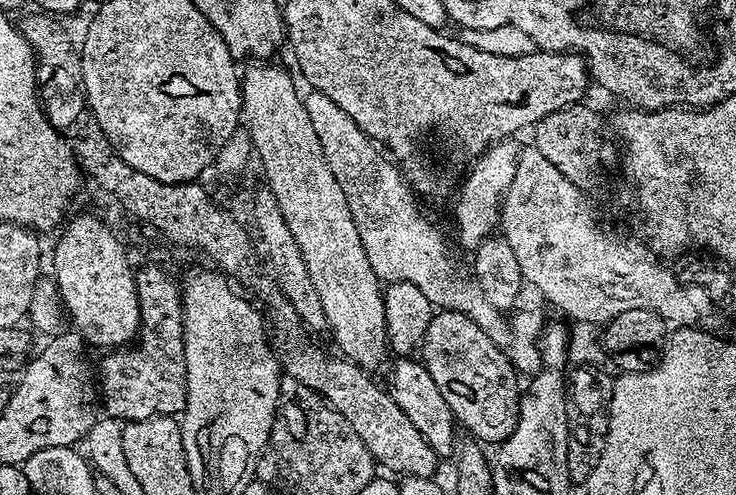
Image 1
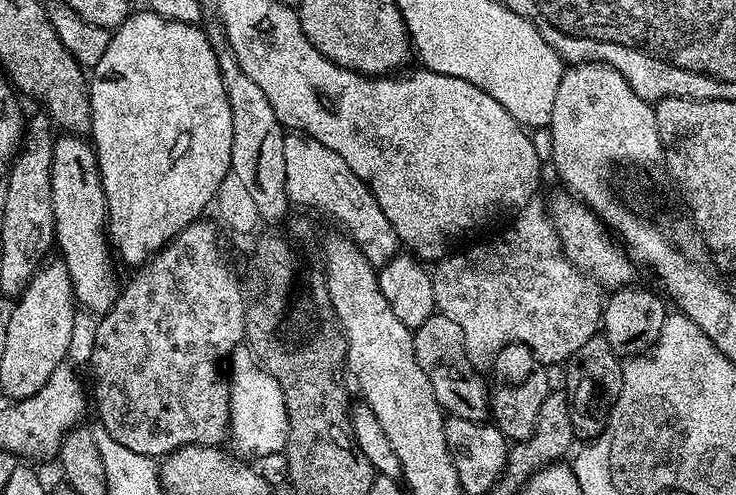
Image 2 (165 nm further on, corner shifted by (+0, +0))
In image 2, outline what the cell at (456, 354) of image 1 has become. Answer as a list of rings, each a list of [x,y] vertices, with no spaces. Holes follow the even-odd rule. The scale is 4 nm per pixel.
[[[433,314],[412,332],[412,345],[418,358],[418,366],[422,366],[430,378],[430,386],[445,413],[479,421],[483,421],[489,415],[490,388],[485,377],[483,380],[480,377],[483,375],[468,360],[464,335],[458,322],[443,314]]]

